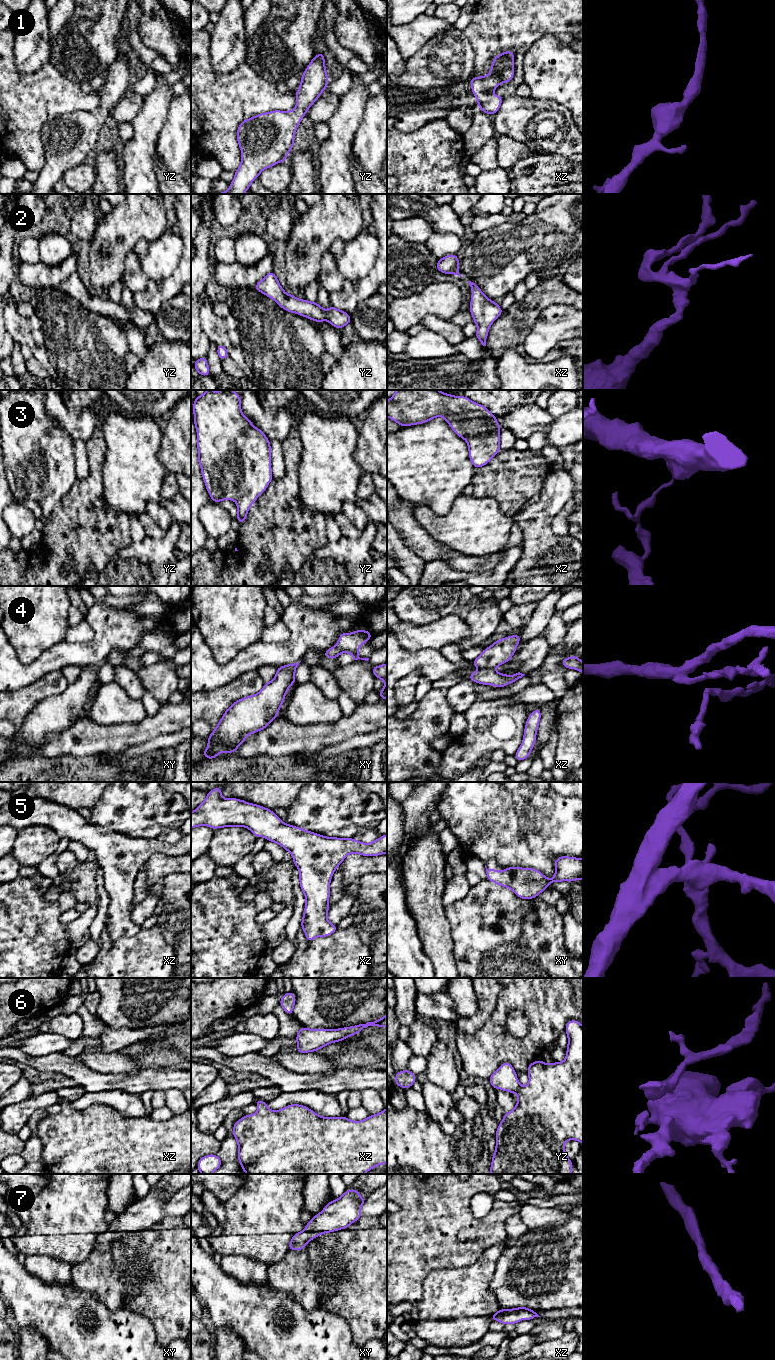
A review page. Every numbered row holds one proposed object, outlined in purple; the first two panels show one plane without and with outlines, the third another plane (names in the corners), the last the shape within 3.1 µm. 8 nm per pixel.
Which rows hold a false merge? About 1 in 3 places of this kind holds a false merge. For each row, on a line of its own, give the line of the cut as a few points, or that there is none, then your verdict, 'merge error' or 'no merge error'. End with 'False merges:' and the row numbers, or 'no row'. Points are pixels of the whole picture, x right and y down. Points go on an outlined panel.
1: no cut; no merge error
2: no cut; no merge error
3: no cut; no merge error
4: cut in xz along (493, 668), (482, 668), (480, 670); merge error
5: no cut; no merge error
6: no cut; no merge error
7: no cut; no merge error
False merges: 4

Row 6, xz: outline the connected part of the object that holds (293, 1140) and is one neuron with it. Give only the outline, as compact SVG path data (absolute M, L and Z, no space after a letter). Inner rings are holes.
M255 1100L255 1103L258 1106L258 1111L237 1120L232 1132L238 1143L238 1161L242 1166L242 1171L247 1174L365 1174L378 1165L387 1164L387 1108L378 1114L369 1115L365 1120L352 1121L346 1116L322 1117L308 1107L299 1104L288 1105L274 1111L267 1107L265 1101Z

